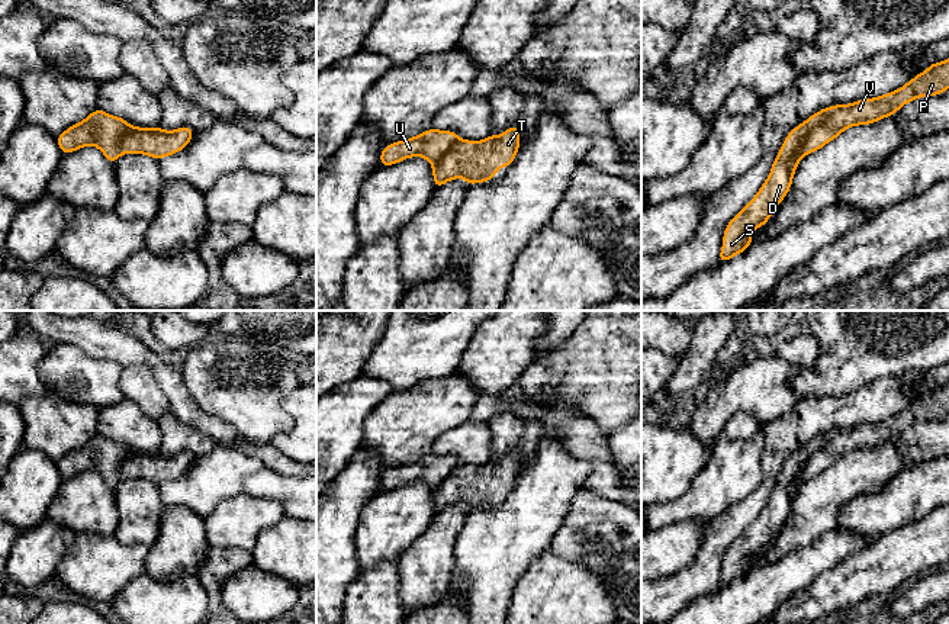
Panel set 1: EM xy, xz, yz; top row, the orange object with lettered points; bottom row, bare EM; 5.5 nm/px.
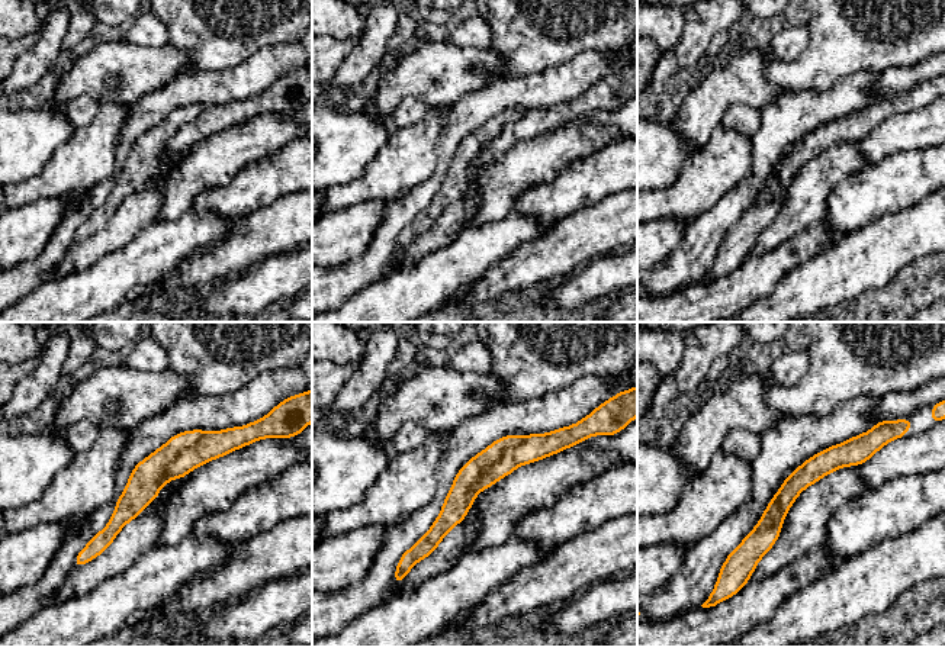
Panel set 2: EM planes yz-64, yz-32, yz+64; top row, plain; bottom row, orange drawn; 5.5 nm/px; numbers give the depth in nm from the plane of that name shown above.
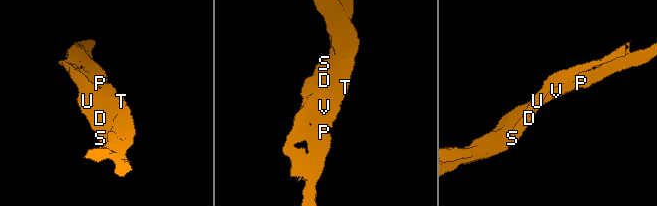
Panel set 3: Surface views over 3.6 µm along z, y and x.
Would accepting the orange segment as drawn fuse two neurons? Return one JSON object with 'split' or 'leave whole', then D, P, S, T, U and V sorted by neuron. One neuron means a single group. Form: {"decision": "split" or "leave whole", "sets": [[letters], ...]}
{"decision": "split", "sets": [["D", "S", "U"], ["P", "T", "V"]]}

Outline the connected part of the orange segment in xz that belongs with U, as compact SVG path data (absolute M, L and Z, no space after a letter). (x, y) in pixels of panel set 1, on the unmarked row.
M431 453L414 463L396 466L382 473L380 490L398 489L409 482L424 482L431 489L440 486L459 466L454 456Z

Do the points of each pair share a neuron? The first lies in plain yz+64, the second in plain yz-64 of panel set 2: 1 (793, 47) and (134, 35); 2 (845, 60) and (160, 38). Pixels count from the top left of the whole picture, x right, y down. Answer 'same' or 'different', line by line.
1: same
2: different

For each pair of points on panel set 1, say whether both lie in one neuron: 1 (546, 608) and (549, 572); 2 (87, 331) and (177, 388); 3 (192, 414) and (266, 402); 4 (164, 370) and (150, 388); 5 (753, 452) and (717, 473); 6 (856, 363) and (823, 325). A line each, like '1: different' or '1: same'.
1: same
2: same
3: different
4: different
5: same
6: same

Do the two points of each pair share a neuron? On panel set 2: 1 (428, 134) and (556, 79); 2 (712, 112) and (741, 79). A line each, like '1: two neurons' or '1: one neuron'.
1: two neurons
2: one neuron

